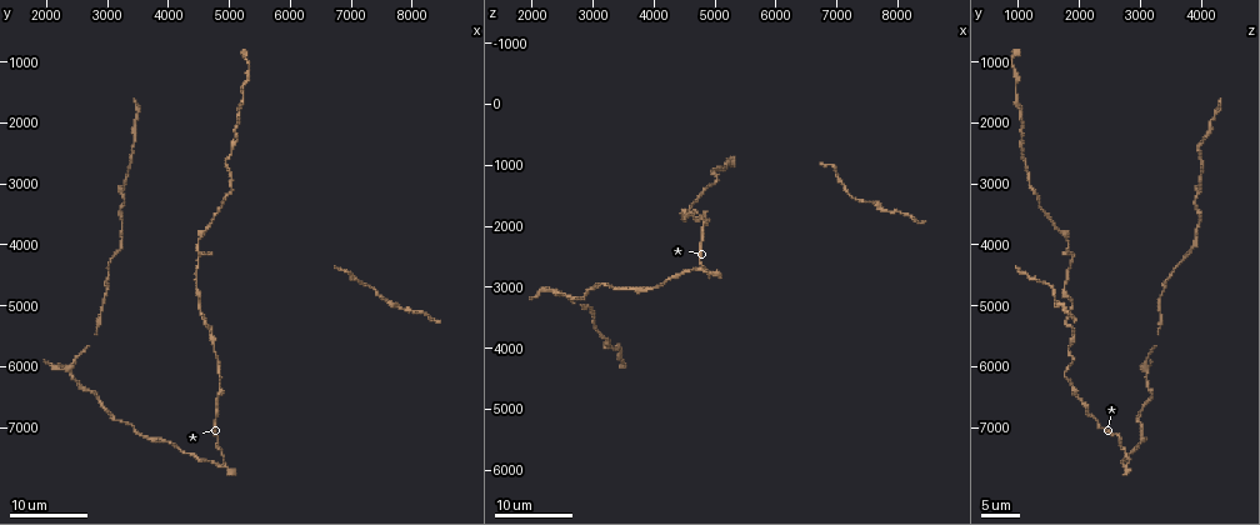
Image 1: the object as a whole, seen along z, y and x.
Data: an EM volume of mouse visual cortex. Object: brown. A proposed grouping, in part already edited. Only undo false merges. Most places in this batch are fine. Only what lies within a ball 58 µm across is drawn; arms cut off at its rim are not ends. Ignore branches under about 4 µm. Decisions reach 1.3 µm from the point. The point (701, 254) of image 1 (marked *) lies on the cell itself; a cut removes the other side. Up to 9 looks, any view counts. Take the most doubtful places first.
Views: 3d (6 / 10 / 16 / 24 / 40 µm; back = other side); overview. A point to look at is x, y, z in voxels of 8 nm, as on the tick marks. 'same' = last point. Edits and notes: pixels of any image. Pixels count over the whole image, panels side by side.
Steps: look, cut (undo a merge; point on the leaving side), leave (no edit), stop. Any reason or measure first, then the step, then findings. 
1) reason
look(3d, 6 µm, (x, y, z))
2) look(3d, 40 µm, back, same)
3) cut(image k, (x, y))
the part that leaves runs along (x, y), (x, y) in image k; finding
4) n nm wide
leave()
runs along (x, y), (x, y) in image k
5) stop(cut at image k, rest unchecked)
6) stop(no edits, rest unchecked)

calibre changes
look(3d, 16 µm, (7800, 5000, 1750))

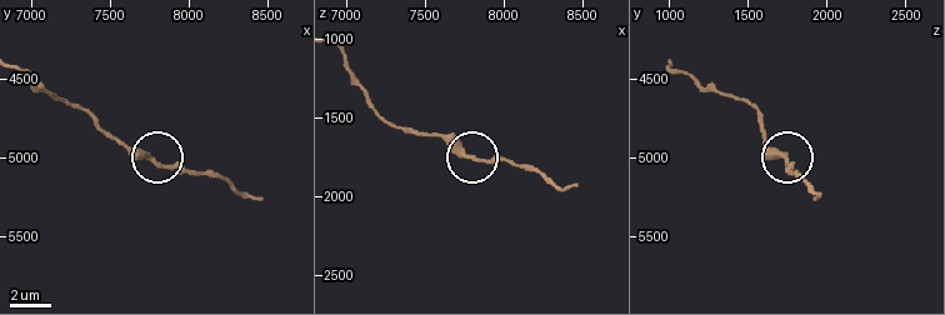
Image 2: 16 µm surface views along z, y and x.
closer look
look(3d, 6 µm, (7780, 5020, 1760))

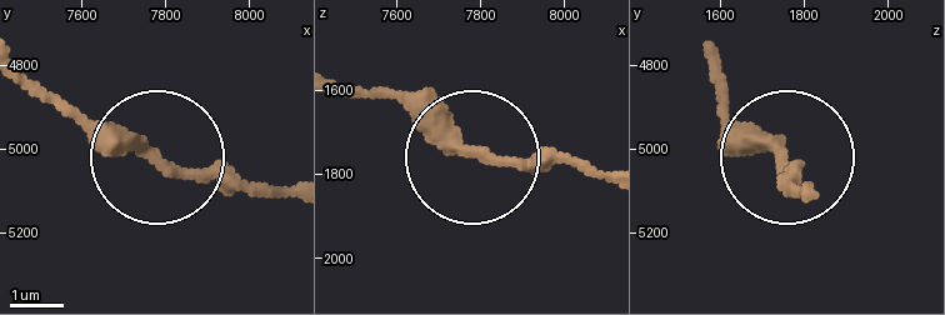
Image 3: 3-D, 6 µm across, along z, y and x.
leave()
continuous, no second cell

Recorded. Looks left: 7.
sudden change in width
look(3d, 24 µm, (4450, 4700, 1800))

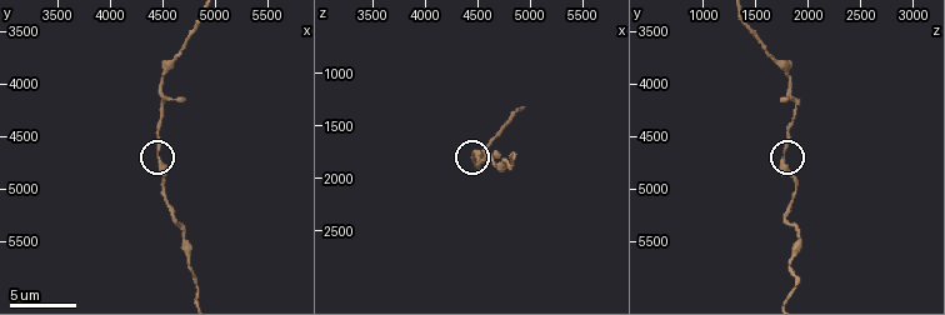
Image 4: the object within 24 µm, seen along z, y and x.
zoom in
look(3d, 10 µm, (4440, 4700, 1740))

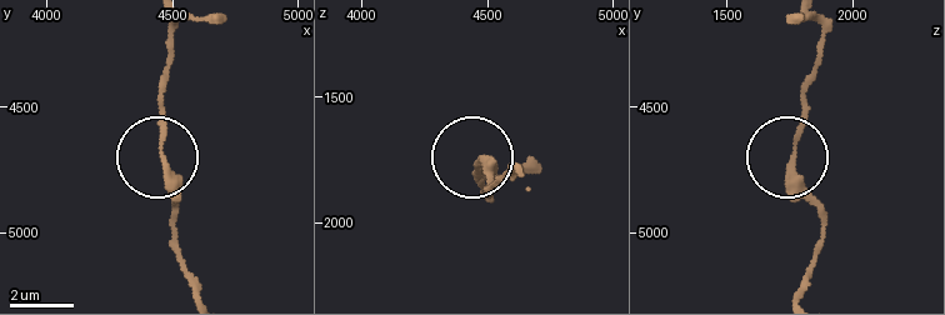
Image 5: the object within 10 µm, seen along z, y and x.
leave()
runs along (195, 288), (163, 158), (163, 80) in image 5; one cell here

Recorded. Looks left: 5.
calibre changes
look(3d, 10 µm, (4700, 5460, 1920))

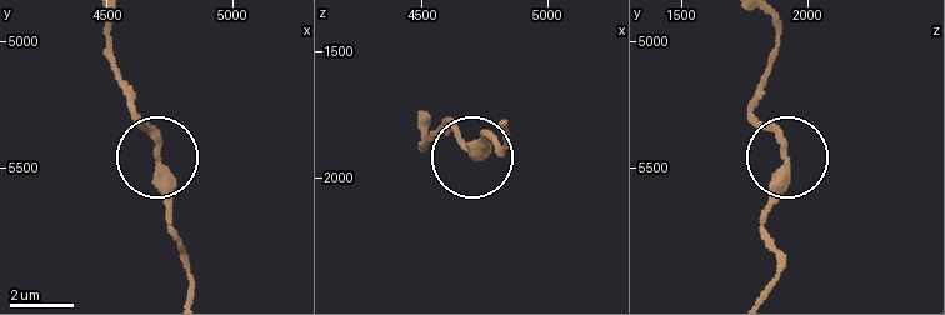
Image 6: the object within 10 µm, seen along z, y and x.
leave()
runs along (766, 289), (779, 256), (764, 216), (788, 151), (750, 106) in image 6; all the same cell

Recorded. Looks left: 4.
sudden change in width
look(3d, 16 µm, (2650, 5700, 3250))

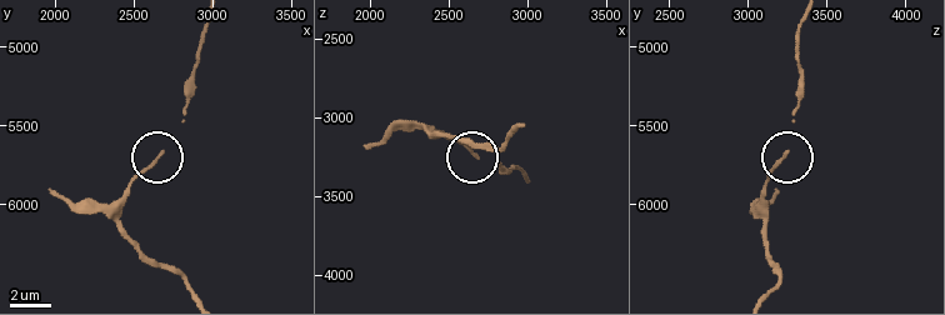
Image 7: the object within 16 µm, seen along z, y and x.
look(3d, 6 µm, (2660, 5720, 3220))

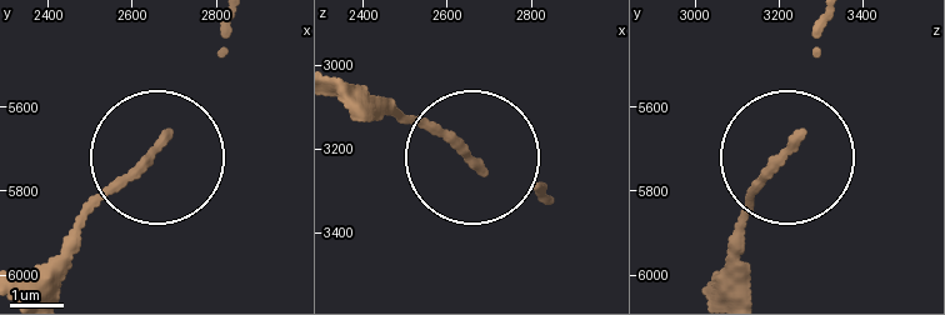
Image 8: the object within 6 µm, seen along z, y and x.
look(3d, 6 µm, back, (2655, 5695, 3225))

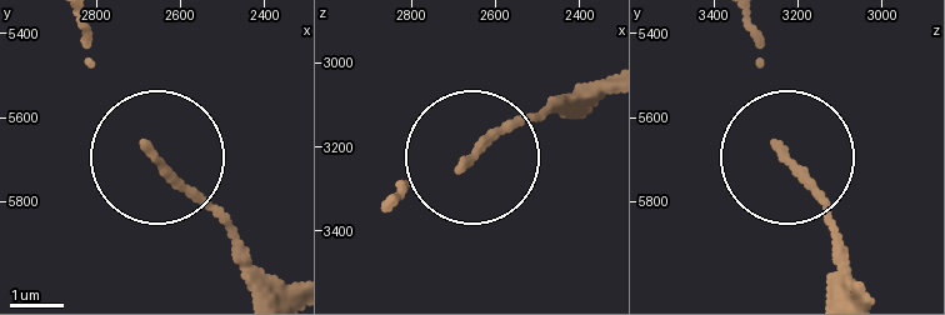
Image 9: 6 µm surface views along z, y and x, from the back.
170 nm wide
leave()
runs along (258, 291), (245, 251), (150, 158), (84, 41) in image 9; continuous, no second cell

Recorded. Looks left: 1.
stop(no edits, rest unchecked)

